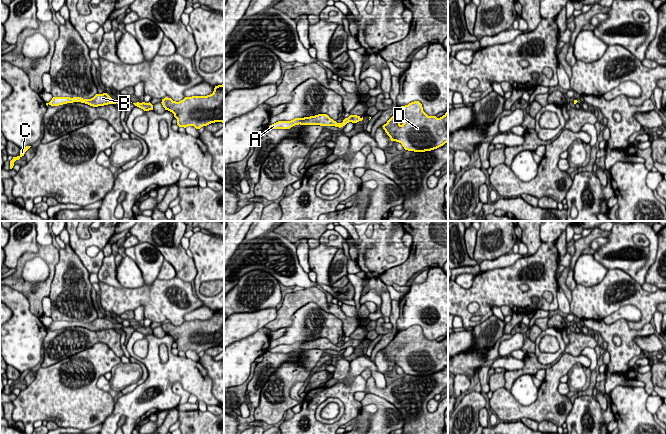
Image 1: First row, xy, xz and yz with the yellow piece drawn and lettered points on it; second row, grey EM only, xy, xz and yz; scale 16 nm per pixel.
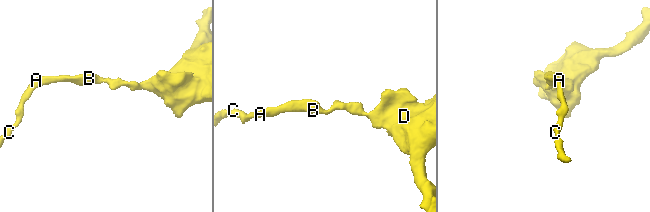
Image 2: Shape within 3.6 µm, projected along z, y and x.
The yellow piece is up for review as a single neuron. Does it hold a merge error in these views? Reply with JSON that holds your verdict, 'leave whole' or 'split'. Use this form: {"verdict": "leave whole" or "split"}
{"verdict": "leave whole"}

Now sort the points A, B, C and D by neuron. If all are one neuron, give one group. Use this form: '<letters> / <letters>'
A B C D

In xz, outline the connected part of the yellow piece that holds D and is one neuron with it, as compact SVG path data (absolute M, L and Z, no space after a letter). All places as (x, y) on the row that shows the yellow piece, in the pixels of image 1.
M419 101L398 107L382 127L408 151L431 151L448 142L448 112L440 118L428 116Z

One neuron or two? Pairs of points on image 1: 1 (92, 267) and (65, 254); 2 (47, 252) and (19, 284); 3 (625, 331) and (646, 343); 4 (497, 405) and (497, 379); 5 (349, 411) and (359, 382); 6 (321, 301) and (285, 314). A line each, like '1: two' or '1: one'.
1: two
2: one
3: two
4: two
5: one
6: one

